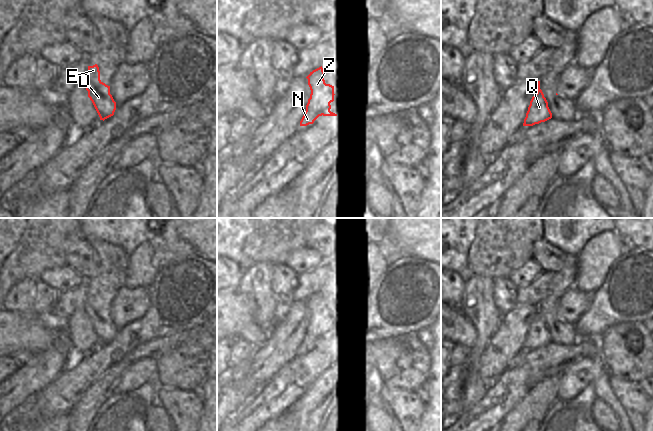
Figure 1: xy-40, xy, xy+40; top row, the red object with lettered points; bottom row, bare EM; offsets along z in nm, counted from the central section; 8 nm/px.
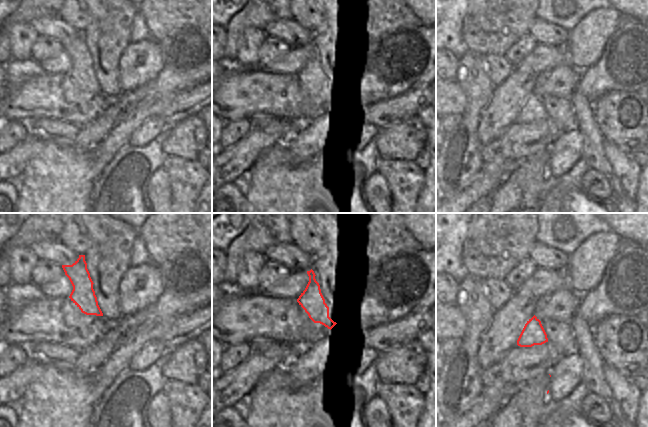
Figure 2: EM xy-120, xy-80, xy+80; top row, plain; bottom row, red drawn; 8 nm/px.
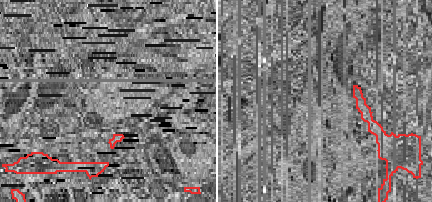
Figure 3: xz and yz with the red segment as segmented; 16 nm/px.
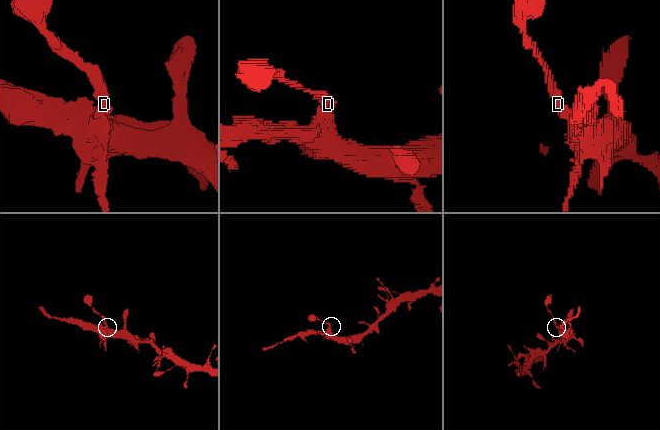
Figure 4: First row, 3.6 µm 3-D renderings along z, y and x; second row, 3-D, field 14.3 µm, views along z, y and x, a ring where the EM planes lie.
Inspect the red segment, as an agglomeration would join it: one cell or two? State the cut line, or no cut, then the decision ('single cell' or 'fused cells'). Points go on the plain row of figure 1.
cut in xy along (310, 321), (323, 335), (323, 338); fused cells

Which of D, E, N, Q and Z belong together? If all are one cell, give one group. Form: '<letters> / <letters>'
D E Z / N Q

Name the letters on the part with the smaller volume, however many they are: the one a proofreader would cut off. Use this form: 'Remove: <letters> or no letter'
Remove: D, E, Z

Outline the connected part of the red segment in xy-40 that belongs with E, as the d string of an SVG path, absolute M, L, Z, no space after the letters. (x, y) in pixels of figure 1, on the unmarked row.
M97 288L88 290L88 295L82 303L82 309L88 315L100 344L105 344L114 339L116 326L110 318L110 310L100 304L100 295Z

